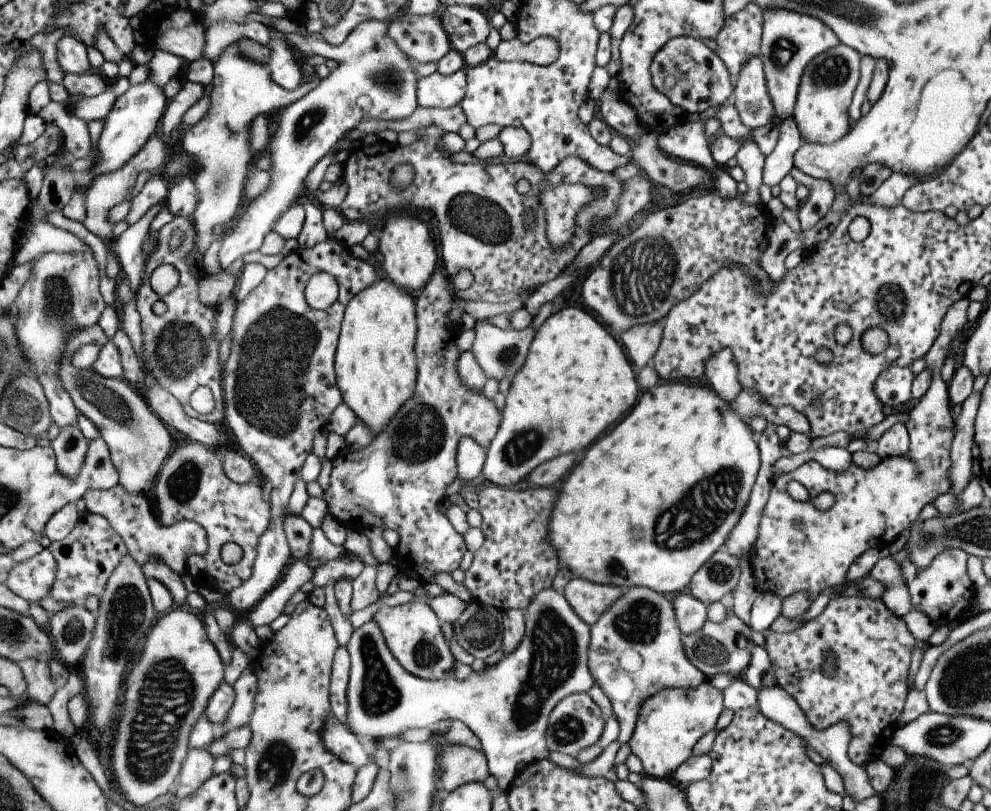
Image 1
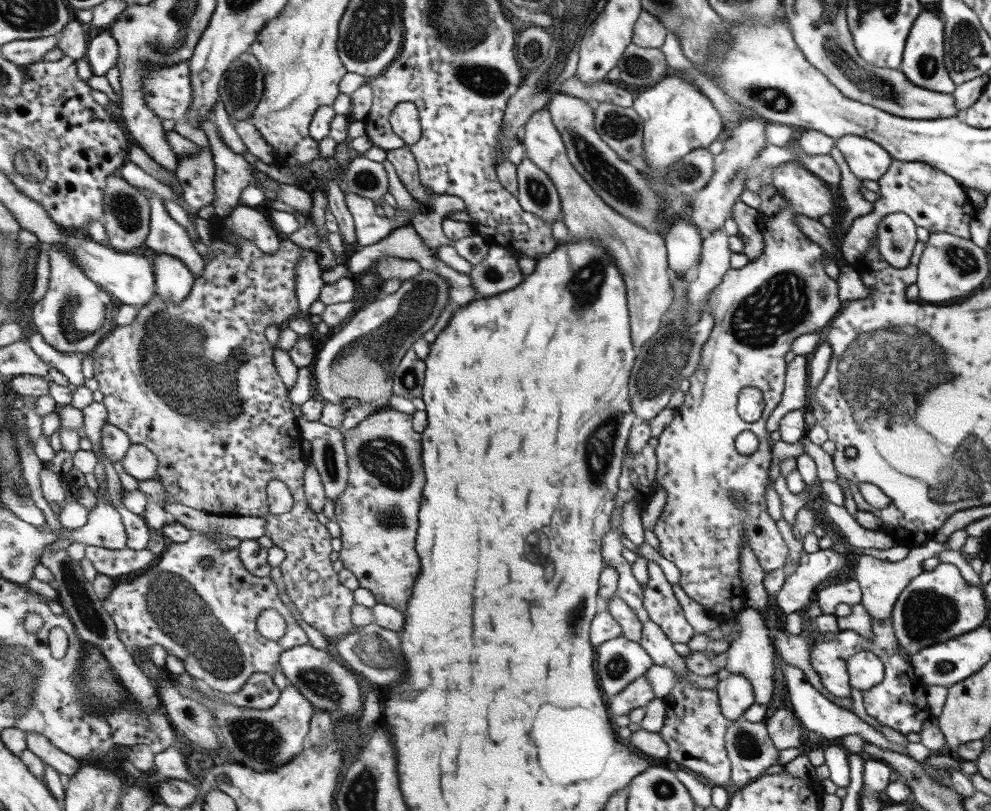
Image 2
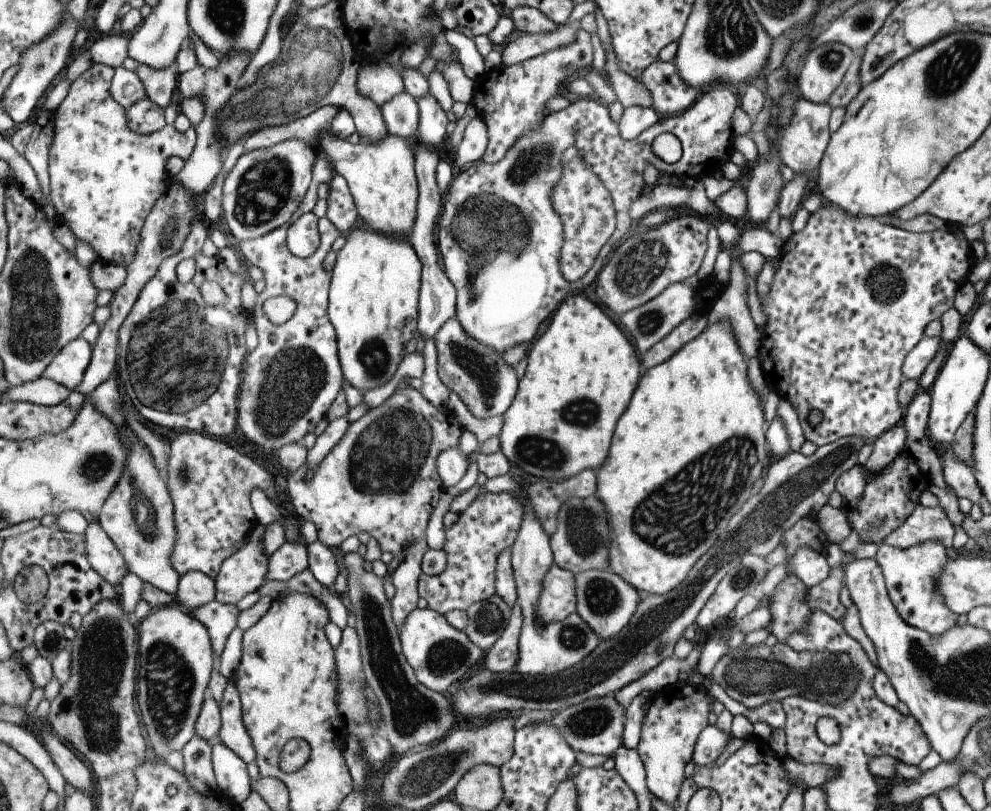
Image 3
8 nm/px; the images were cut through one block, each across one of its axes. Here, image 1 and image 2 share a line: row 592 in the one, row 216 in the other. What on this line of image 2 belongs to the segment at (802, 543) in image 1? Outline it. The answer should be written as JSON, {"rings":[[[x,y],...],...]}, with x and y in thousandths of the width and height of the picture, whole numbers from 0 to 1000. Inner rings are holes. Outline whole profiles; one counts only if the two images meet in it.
{"rings":[[[796,200],[778,210],[778,227],[784,237],[796,247],[794,256],[786,264],[770,271],[770,311],[762,323],[752,326],[746,333],[736,330],[730,348],[721,353],[715,363],[715,385],[719,387],[719,407],[711,424],[707,427],[707,446],[703,456],[695,464],[695,478],[683,513],[677,518],[675,528],[665,535],[665,547],[659,552],[663,562],[663,602],[671,607],[671,624],[657,651],[665,666],[665,683],[669,691],[677,693],[685,705],[685,725],[703,742],[711,755],[721,762],[742,762],[752,750],[750,720],[746,713],[746,683],[750,681],[750,661],[760,678],[760,686],[766,700],[776,708],[790,700],[796,681],[792,668],[784,656],[784,644],[780,644],[772,629],[772,602],[782,599],[774,592],[778,572],[778,545],[774,535],[774,518],[782,501],[788,496],[792,478],[794,446],[792,436],[798,429],[798,422],[810,412],[822,412],[830,402],[837,402],[849,382],[845,370],[845,348],[832,338],[830,328],[830,306],[818,298],[802,276],[804,266],[818,269],[826,274],[828,266],[845,269],[845,244],[841,242],[839,229],[828,219],[818,215],[808,202]],[[748,478],[766,478],[772,493],[768,515],[762,523],[752,523],[744,510],[744,488]],[[750,530],[760,533],[766,543],[766,550],[760,560],[748,562],[742,555],[742,538]],[[734,607],[748,607],[754,617],[750,626],[744,626]]]}

